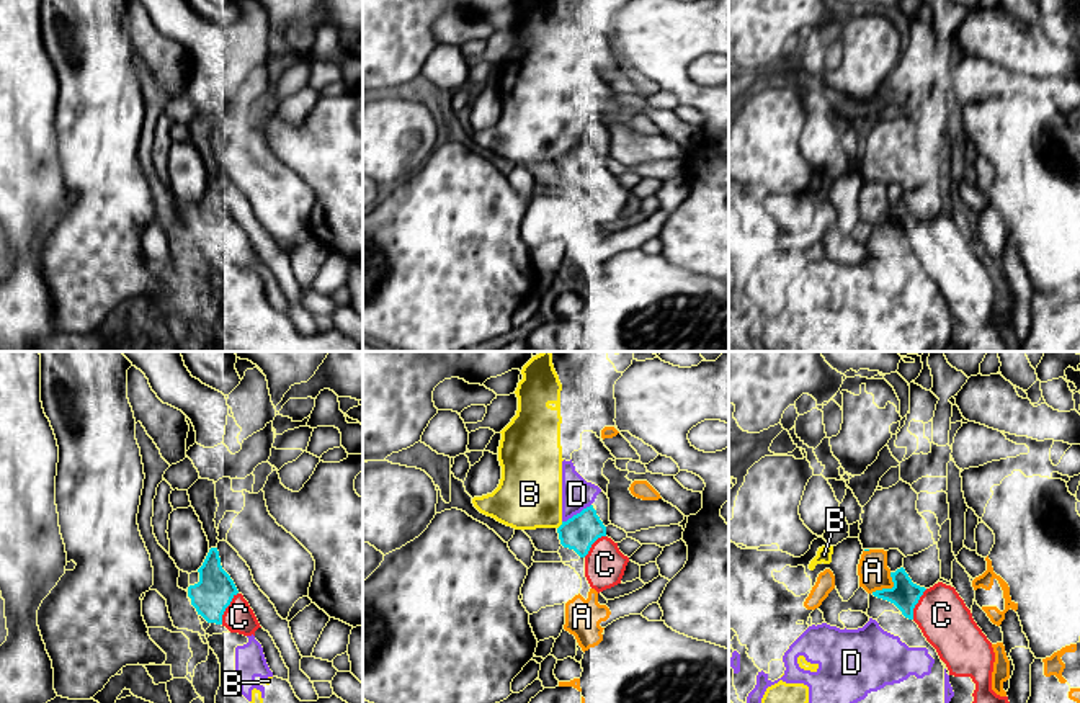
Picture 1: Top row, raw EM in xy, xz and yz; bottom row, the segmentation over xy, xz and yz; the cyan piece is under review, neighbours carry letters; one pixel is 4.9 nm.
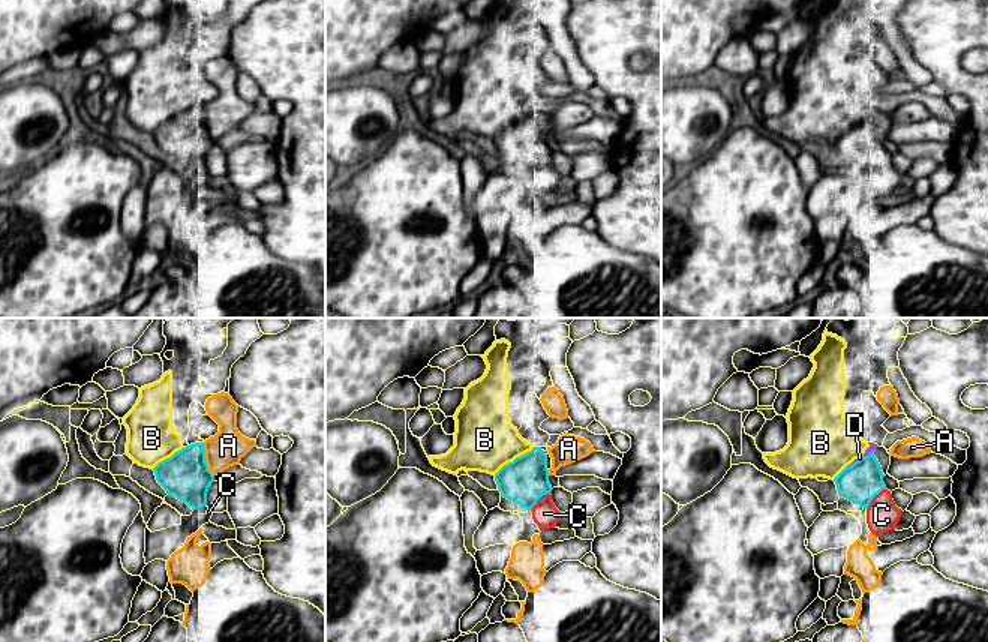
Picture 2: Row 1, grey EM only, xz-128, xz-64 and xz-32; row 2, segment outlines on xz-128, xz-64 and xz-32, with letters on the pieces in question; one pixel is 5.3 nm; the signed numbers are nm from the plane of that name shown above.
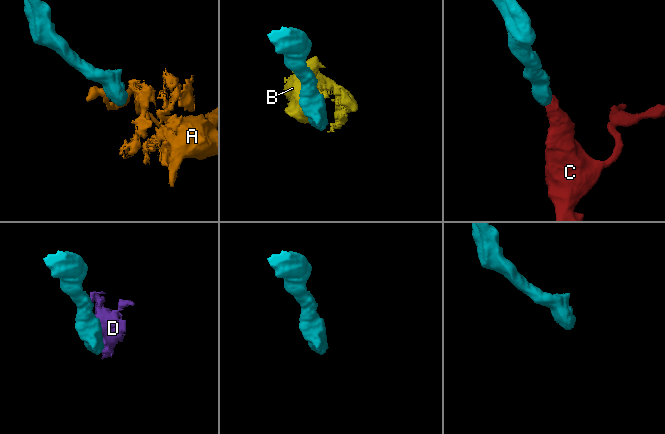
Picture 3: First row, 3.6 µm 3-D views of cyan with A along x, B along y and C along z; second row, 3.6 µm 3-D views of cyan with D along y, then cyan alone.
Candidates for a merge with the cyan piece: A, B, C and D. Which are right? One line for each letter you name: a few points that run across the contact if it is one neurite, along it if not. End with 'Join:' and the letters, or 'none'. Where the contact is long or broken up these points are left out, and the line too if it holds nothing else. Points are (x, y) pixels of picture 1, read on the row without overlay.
Join: C

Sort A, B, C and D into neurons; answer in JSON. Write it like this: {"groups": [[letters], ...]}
{"groups": [["A"], ["B", "D"], ["C"]]}

